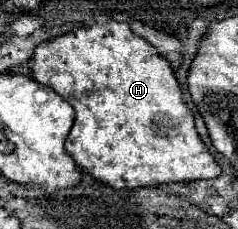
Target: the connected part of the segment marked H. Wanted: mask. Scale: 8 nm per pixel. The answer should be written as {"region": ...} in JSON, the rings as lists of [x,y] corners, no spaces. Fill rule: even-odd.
{"region":[[[112,20],[106,25],[82,27],[76,35],[44,41],[36,47],[32,59],[32,77],[52,87],[74,107],[76,121],[66,139],[66,151],[98,181],[106,181],[106,185],[120,191],[136,191],[142,187],[160,187],[166,183],[212,179],[220,175],[220,165],[196,131],[194,113],[182,99],[182,89],[170,61],[144,37],[136,35],[127,22]]]}

